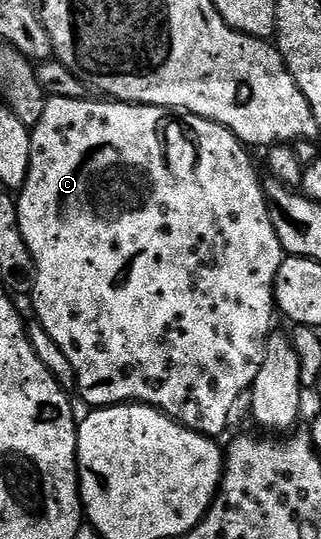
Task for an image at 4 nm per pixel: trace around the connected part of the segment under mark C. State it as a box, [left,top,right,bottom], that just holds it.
[17,97,285,437]

